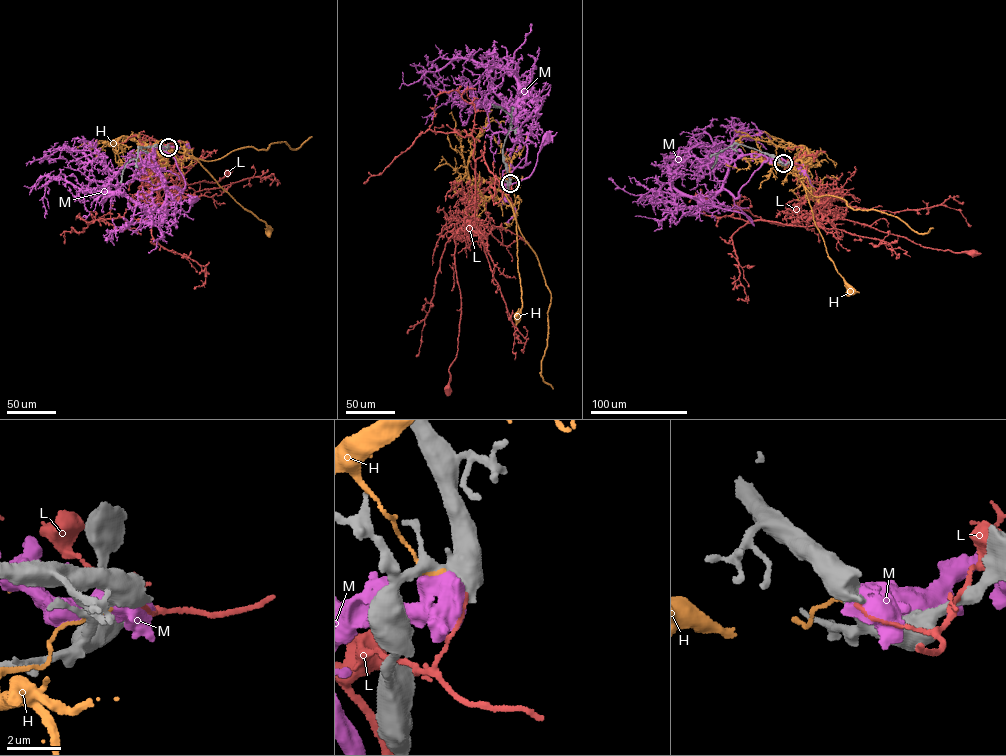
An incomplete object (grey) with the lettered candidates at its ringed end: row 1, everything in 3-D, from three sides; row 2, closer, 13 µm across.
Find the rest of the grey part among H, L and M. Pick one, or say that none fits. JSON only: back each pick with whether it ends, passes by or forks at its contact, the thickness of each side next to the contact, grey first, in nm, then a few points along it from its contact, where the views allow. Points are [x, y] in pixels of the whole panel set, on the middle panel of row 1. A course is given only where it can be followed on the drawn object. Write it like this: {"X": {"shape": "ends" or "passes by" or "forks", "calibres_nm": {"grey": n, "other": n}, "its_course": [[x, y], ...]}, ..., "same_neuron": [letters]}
{"same_neuron": []}

